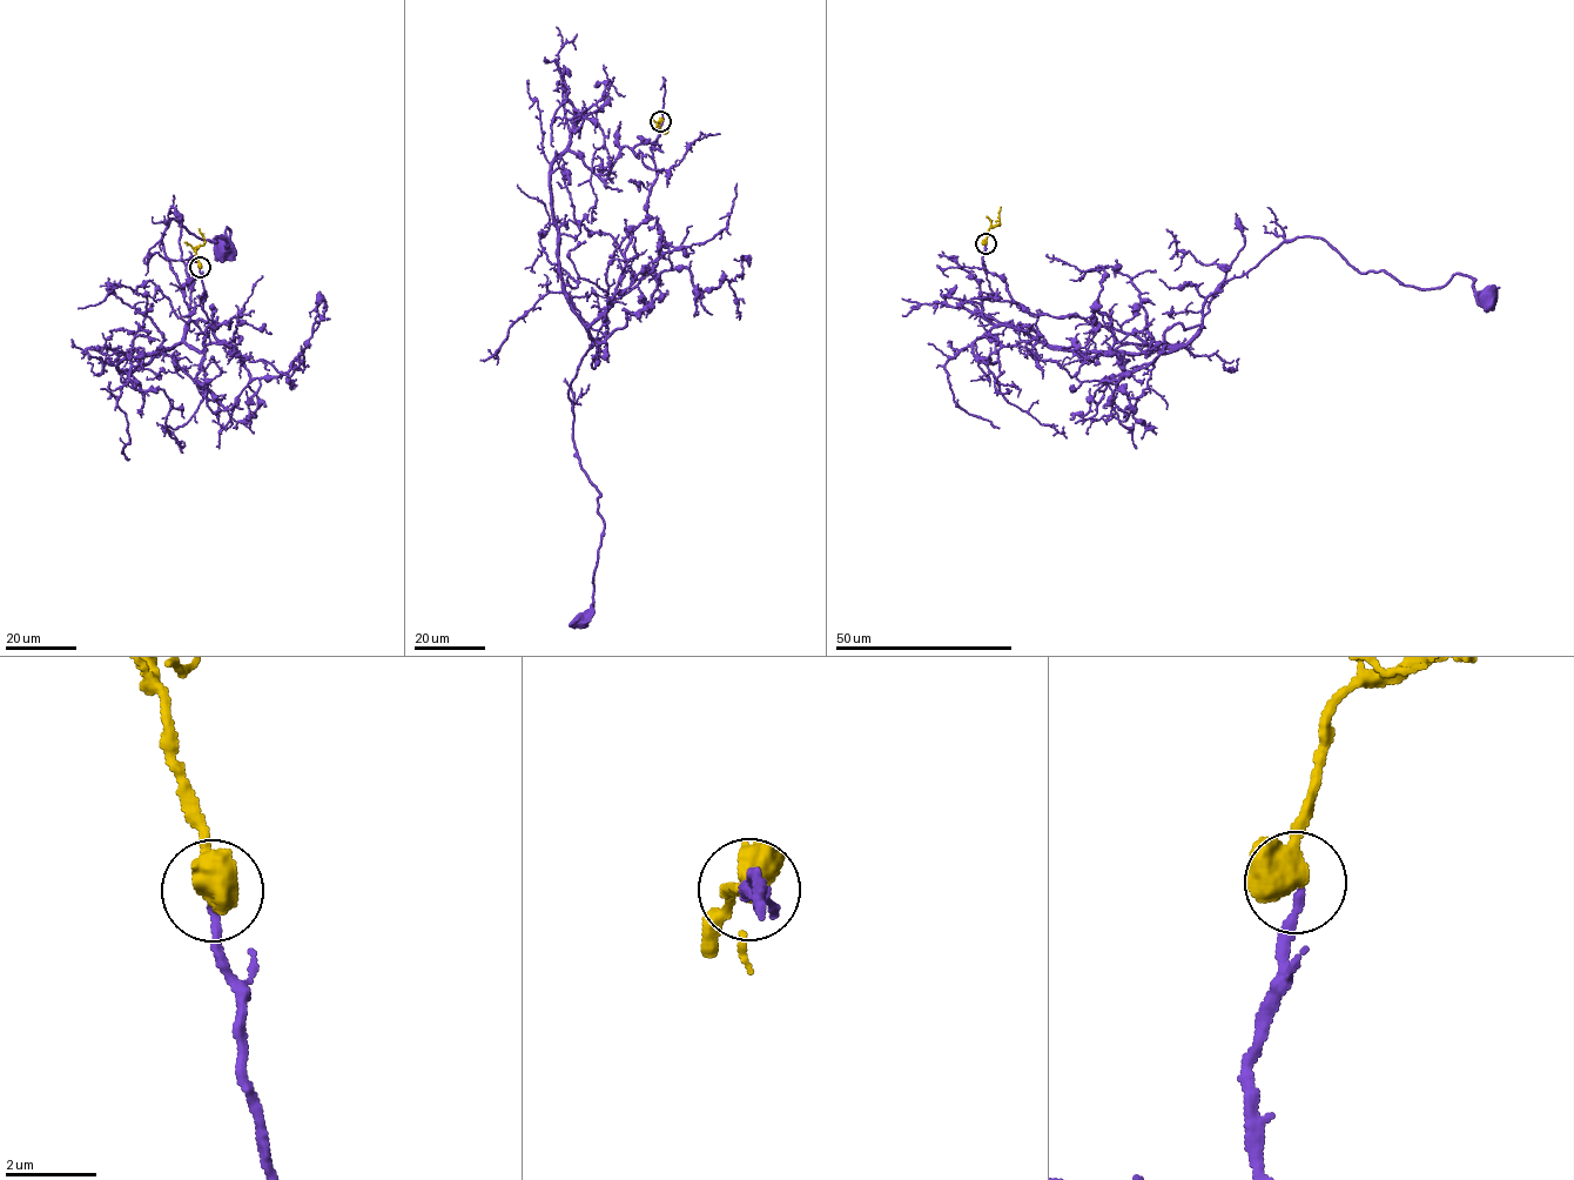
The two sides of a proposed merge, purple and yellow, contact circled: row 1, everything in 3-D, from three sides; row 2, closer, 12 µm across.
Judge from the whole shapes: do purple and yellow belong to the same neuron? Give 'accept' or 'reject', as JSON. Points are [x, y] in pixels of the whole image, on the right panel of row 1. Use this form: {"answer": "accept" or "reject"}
{"answer": "accept"}

